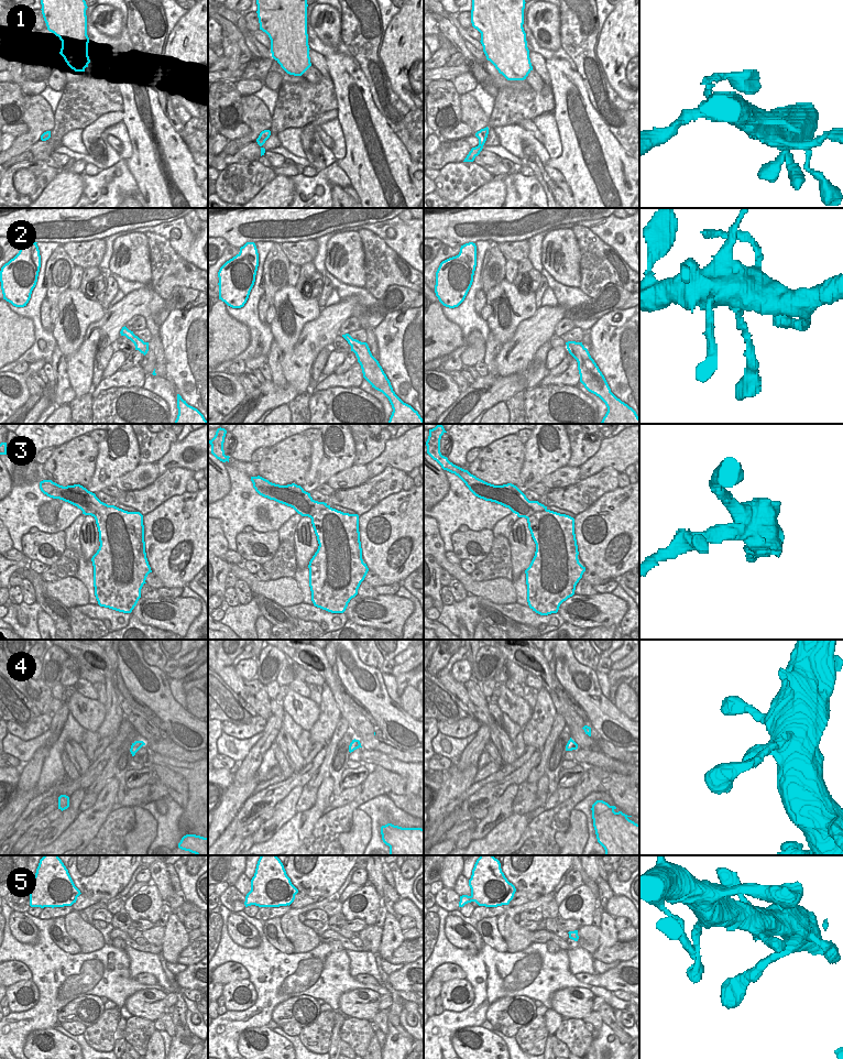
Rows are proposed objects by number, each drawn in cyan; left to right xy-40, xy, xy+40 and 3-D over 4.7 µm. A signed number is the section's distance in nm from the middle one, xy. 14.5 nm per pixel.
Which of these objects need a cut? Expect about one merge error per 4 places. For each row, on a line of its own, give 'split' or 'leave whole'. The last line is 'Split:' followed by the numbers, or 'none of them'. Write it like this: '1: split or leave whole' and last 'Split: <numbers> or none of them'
1: leave whole
2: leave whole
3: split
4: leave whole
5: leave whole
Split: 3

